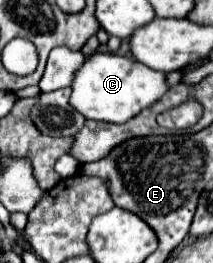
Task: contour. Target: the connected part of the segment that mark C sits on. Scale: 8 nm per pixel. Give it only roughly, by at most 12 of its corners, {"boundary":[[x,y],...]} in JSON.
{"boundary":[[95,51],[73,75],[69,105],[125,123],[169,87],[165,73]]}

